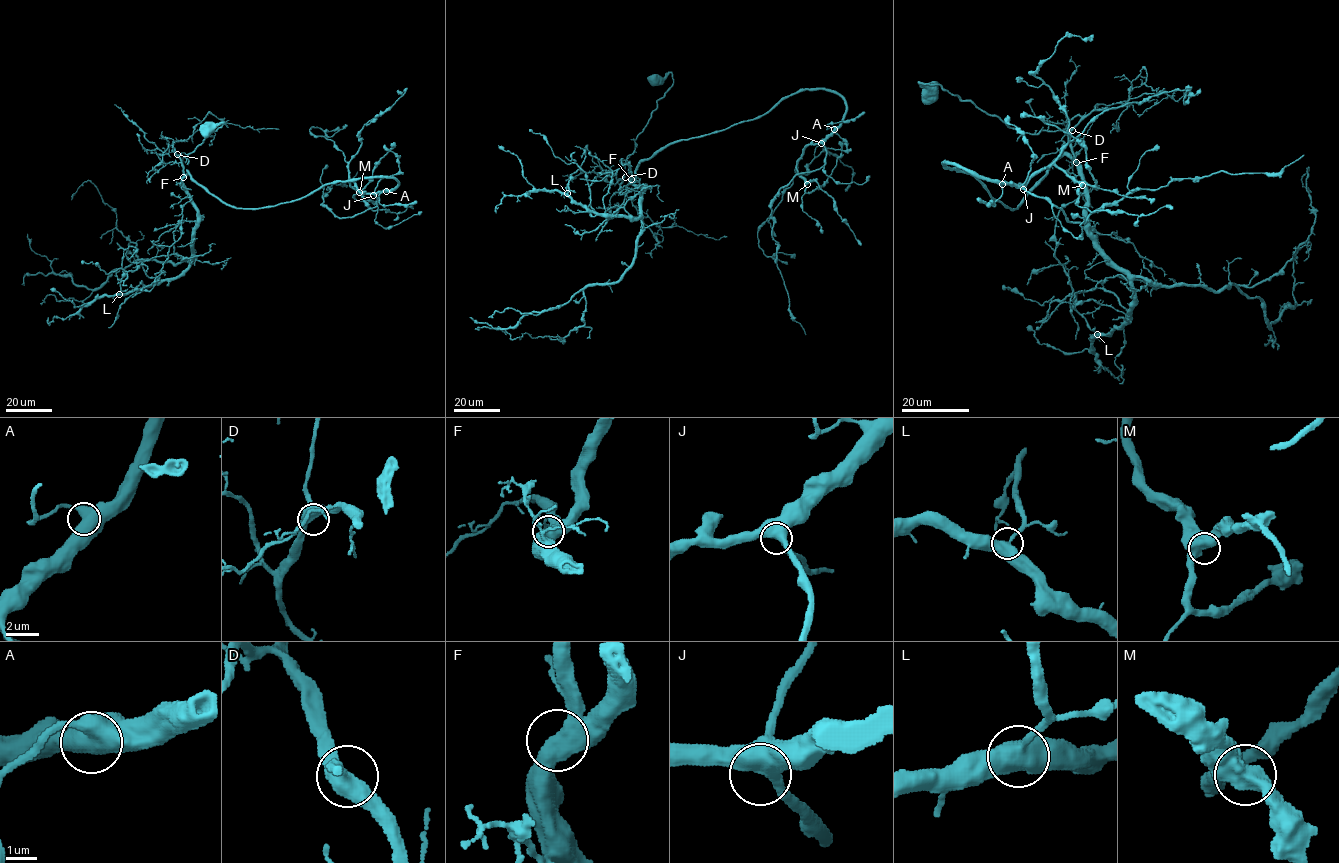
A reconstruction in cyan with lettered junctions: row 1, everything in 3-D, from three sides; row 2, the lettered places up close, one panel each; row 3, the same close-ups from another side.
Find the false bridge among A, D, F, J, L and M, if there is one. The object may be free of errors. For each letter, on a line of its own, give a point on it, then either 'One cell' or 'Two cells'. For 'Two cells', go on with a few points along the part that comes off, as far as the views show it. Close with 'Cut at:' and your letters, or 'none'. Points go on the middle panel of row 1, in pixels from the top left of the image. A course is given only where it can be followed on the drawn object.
A: Place: (834, 129). One cell
D: Place: (625, 177). One cell
F: Place: (631, 179). One cell
J: Place: (821, 143). One cell
L: Place: (567, 193). One cell
M: Place: (807, 184). One cell
Cut at: none

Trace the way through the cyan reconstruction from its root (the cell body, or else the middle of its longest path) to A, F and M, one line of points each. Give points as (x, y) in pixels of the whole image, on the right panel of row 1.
A: (929, 93), (919, 83), (1020, 131), (1069, 130), (1074, 158), (1061, 155), (1016, 209), (943, 162), (1002, 184)
F: (929, 93), (919, 83), (938, 84), (1020, 131), (1037, 134), (1040, 130), (1067, 129), (1076, 162)
M: (929, 93), (1069, 130), (1074, 158), (1016, 209), (995, 200), (943, 162), (1019, 186), (1056, 165), (1082, 185)

